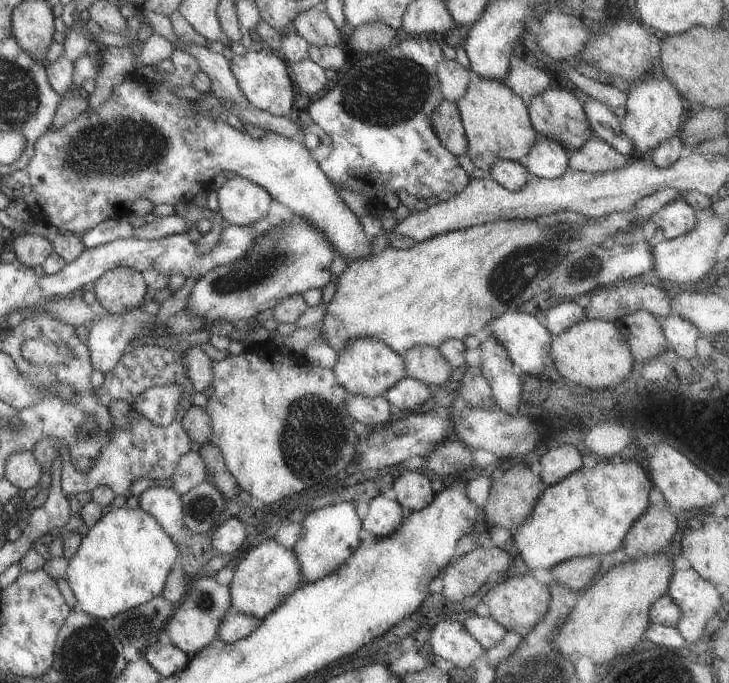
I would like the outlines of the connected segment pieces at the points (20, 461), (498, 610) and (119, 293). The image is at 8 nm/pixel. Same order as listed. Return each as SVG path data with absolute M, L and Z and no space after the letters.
M17 451L6 458L2 477L20 491L26 491L38 484L41 469L31 451Z
M528 572L507 578L501 584L494 580L494 585L485 592L481 600L489 610L489 617L495 620L495 622L498 622L507 631L525 636L533 628L533 625L539 622L541 617L546 613L550 600L550 592L547 586L534 579Z
M117 266L94 280L92 293L107 313L121 314L140 307L145 290L147 288L140 272Z

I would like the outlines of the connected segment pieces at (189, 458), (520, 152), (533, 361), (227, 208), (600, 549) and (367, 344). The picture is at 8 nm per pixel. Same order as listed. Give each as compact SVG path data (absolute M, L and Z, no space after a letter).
M187 451L175 465L170 476L171 488L177 494L185 494L200 482L205 481L206 470L204 462L199 453Z
M471 75L463 96L456 100L456 107L466 138L464 154L485 173L497 161L521 161L535 142L536 132L531 126L526 104L502 82Z
M505 311L494 319L491 319L485 326L483 332L493 335L502 346L506 355L511 359L513 374L522 376L537 376L541 370L545 370L549 360L548 350L552 341L552 334L541 324L541 321L534 314L520 313L518 311Z
M233 176L216 191L218 212L229 225L253 225L267 214L271 197L254 182Z
M634 459L620 463L611 460L599 461L593 468L581 467L568 474L563 480L548 486L535 502L531 514L511 532L513 544L519 558L528 570L550 569L552 566L573 557L601 556L622 546L625 534L650 505L647 494L651 481L644 468Z
M356 338L341 349L332 366L335 380L349 395L379 397L388 388L404 377L404 360L402 355L374 338Z

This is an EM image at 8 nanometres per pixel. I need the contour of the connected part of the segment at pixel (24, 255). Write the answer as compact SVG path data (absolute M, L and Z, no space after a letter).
M27 232L14 236L7 248L14 252L15 259L29 268L39 266L52 251L45 237Z

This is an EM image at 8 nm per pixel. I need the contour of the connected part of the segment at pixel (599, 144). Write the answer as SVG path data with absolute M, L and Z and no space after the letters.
M593 134L583 146L569 152L569 155L568 167L584 173L602 173L623 168L631 159L619 154Z

